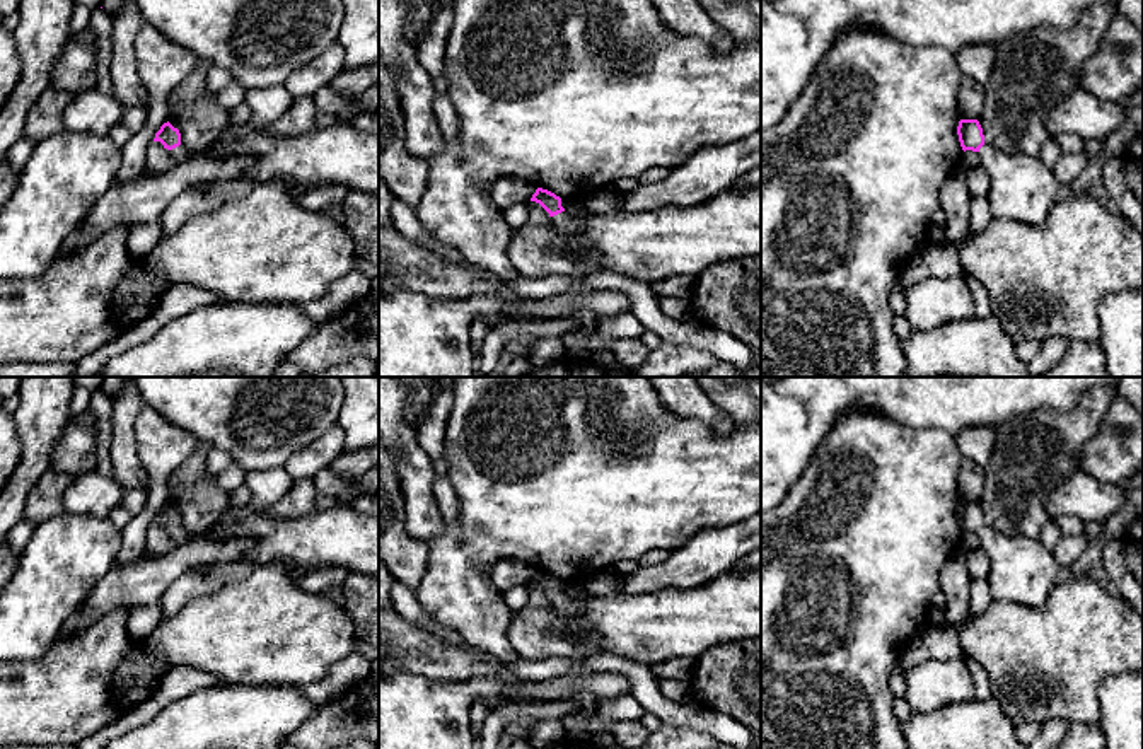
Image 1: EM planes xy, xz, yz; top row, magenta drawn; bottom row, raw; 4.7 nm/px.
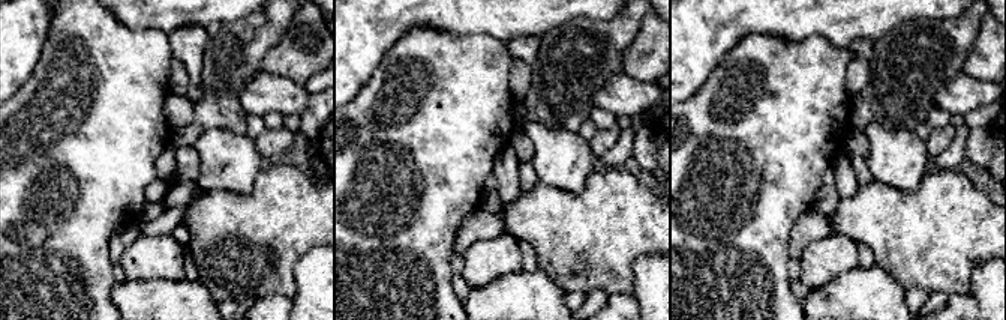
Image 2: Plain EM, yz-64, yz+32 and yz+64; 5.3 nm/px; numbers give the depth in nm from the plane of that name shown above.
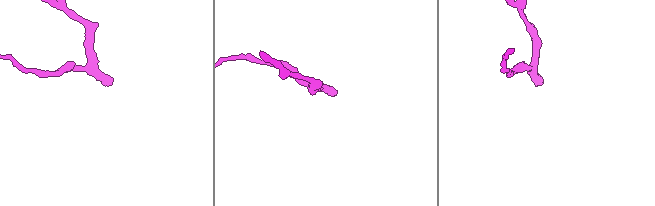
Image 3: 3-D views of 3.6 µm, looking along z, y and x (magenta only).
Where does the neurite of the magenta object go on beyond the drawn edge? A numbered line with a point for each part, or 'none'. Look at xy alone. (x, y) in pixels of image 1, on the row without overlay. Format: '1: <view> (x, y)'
1: xy (340, 536)

